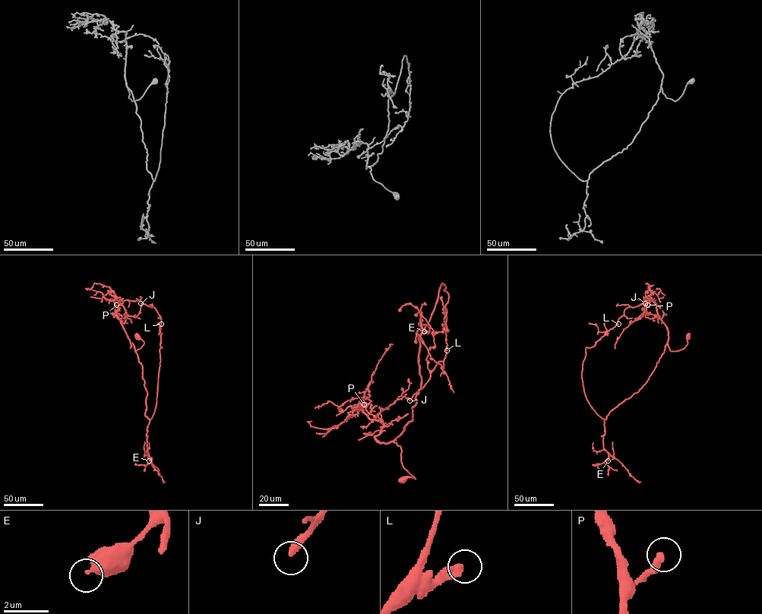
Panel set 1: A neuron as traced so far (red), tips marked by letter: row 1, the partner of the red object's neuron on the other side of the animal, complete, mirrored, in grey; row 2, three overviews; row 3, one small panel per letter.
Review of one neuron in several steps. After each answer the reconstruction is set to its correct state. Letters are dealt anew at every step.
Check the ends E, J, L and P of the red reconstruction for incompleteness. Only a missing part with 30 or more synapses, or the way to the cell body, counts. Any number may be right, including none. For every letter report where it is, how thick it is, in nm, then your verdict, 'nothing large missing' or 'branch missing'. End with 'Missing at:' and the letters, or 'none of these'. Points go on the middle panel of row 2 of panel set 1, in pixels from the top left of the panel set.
E: at (424, 331); 550 nm thick; nothing large missing
J: at (409, 400); 340 nm thick; branch missing
L: at (447, 350); 440 nm thick; nothing large missing
P: at (364, 404); 320 nm thick; nothing large missing
Missing at: J

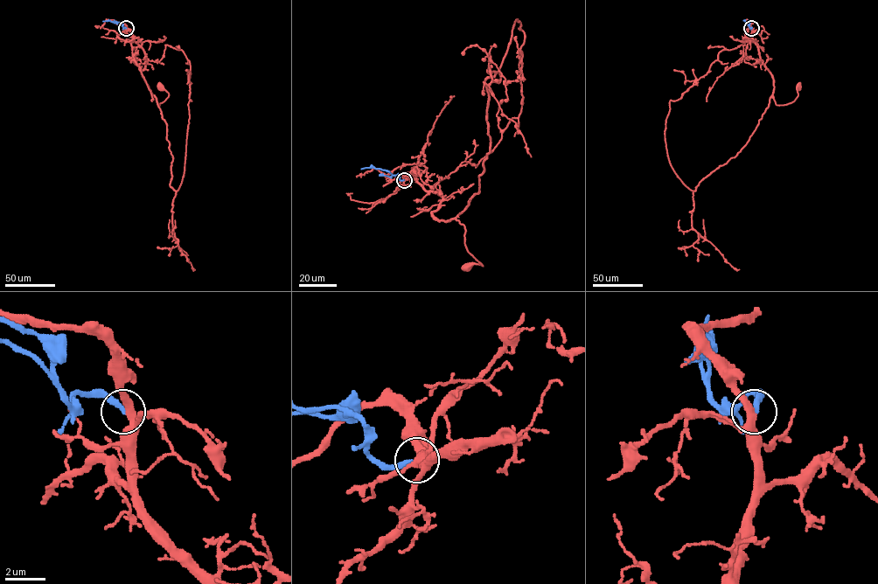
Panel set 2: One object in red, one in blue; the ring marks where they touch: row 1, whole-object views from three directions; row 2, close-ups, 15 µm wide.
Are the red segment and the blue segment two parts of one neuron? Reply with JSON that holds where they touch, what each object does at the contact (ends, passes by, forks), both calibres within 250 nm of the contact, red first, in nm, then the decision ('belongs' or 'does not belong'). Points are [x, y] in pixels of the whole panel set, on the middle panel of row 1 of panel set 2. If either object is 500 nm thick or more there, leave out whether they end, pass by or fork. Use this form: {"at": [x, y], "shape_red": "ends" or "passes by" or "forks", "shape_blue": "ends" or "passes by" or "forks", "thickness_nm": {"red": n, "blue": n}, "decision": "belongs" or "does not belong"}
{"at": [404, 180], "shape_red": "passes by", "shape_blue": "ends", "thickness_nm": {"red": 360, "blue": 280}, "decision": "does not belong"}

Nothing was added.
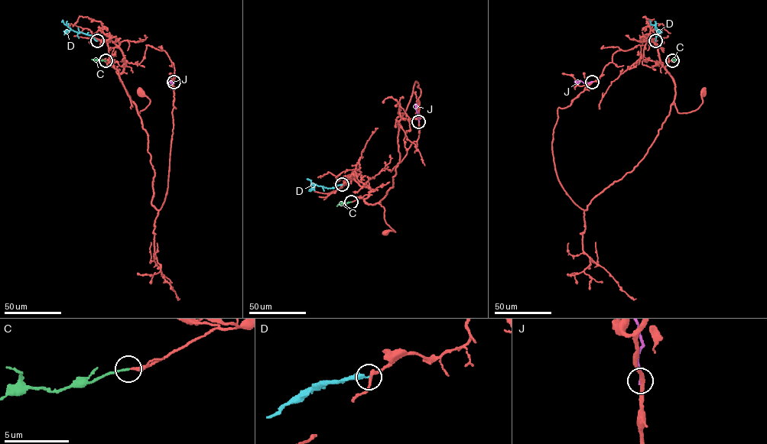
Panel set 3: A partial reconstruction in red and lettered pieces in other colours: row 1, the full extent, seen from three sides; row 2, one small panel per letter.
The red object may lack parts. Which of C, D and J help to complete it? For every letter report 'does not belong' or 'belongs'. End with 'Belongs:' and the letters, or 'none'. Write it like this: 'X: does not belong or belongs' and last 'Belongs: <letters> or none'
C: belongs
D: does not belong
J: does not belong
Belongs: C

